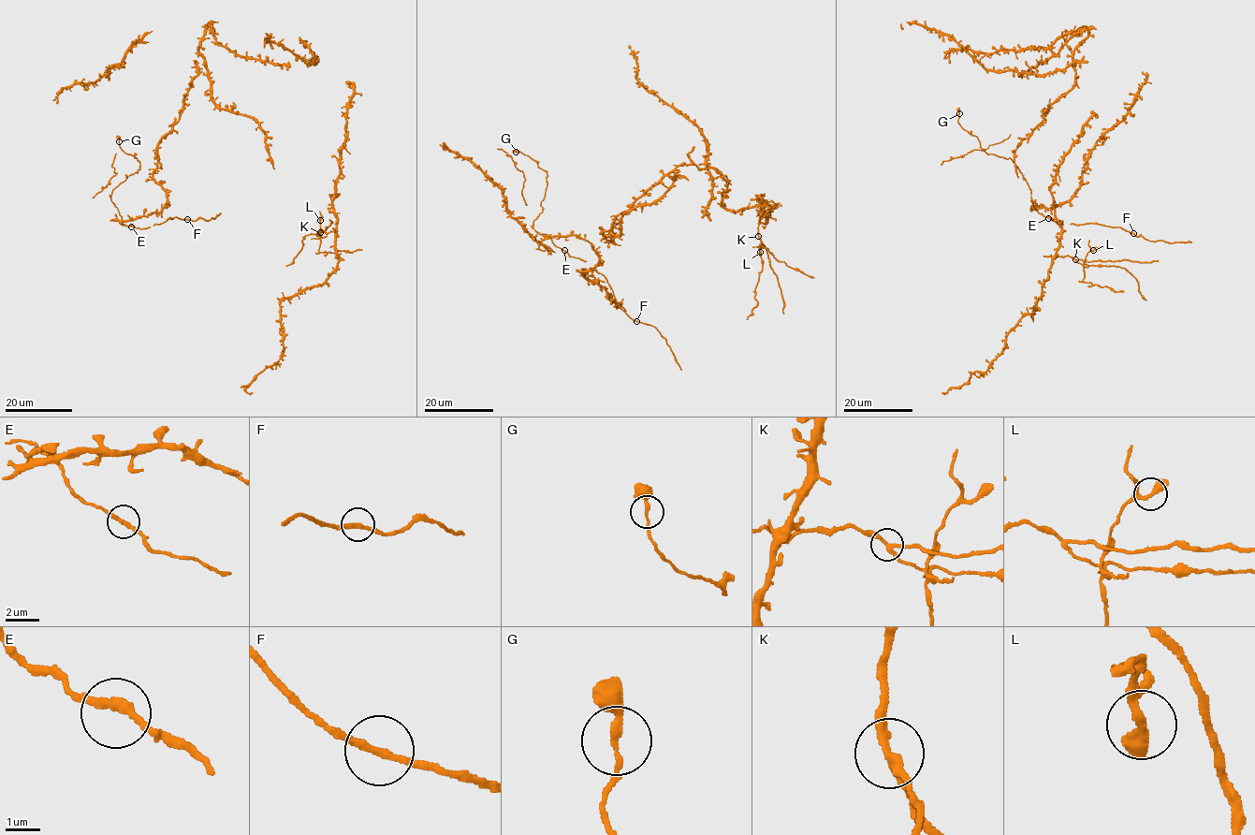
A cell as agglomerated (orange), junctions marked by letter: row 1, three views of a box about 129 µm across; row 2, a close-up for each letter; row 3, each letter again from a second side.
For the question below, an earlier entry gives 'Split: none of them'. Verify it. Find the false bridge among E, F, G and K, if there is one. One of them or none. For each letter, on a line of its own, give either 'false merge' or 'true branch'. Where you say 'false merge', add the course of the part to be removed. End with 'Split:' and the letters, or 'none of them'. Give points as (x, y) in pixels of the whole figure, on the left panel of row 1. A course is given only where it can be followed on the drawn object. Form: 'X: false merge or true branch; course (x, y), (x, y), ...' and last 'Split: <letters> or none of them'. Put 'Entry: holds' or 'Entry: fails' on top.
Entry: fails
E: true branch
F: true branch
G: true branch
K: false merge; course (320, 232), (318, 236), (316, 234), (306, 235), (301, 250), (285, 266)
Split: K

